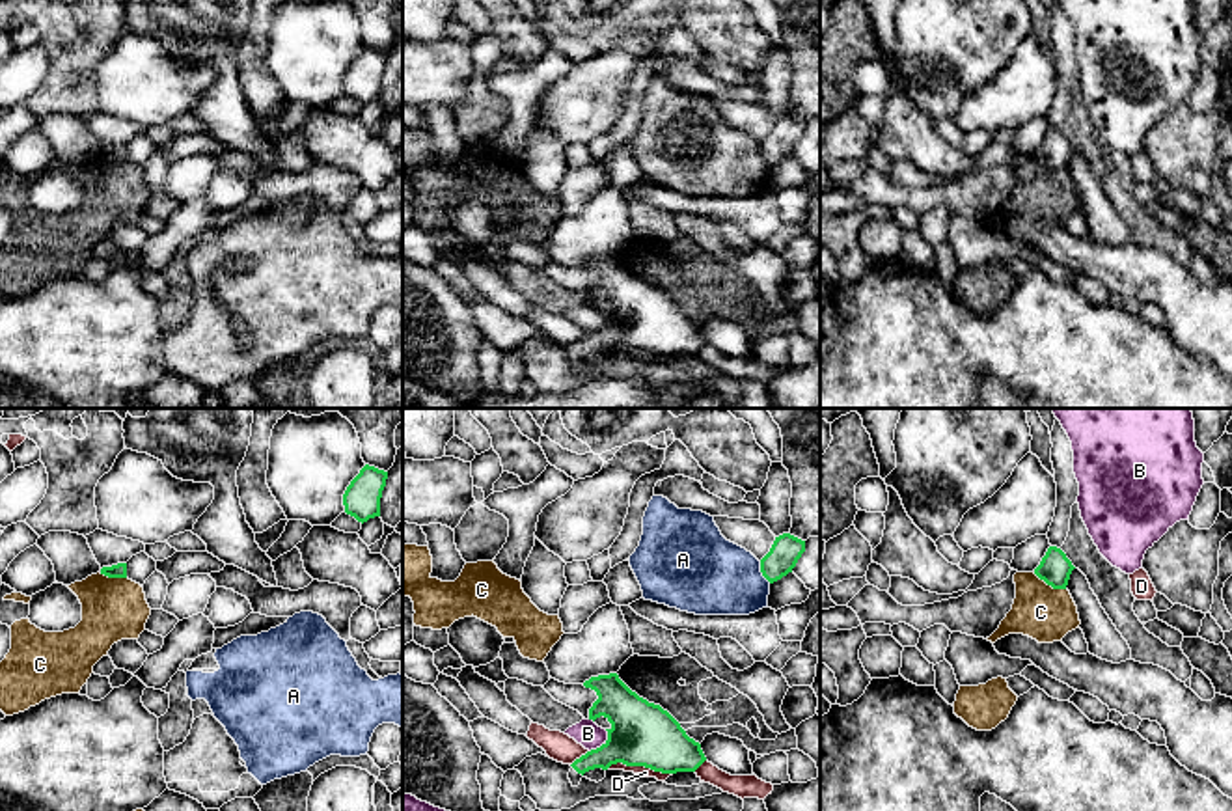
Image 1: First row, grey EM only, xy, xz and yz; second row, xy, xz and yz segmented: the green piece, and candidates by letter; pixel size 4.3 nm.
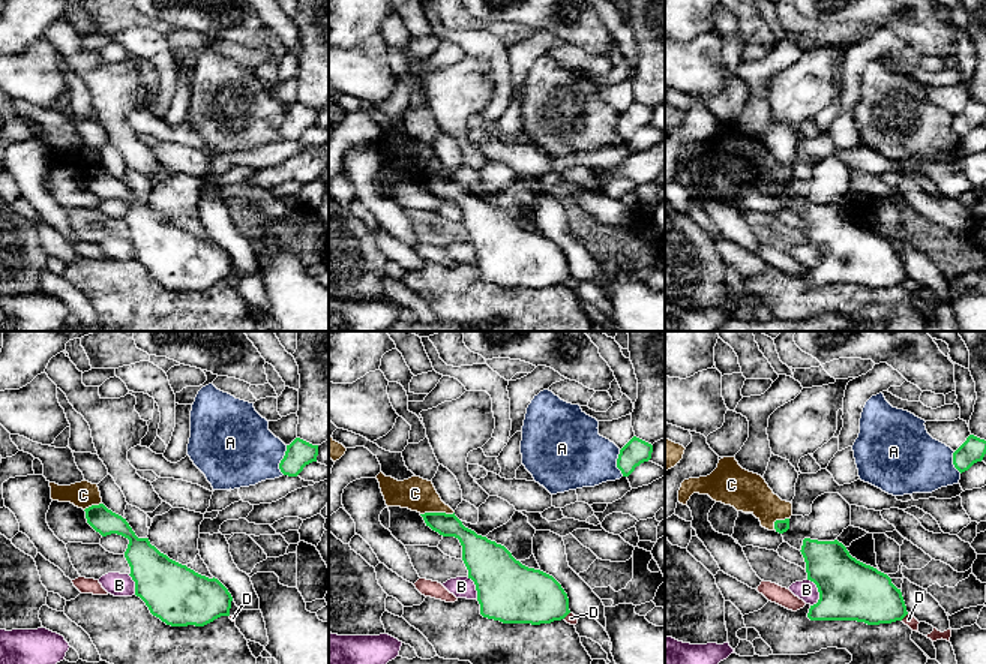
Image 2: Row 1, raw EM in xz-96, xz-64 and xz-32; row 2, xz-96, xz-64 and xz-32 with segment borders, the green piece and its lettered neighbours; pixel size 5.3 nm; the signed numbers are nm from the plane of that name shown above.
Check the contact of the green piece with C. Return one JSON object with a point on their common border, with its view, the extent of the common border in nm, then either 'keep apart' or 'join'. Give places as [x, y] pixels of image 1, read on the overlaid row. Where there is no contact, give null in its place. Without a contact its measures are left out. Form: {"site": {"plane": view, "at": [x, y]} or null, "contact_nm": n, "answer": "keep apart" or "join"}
{"site": {"plane": "yz", "at": [1050, 584]}, "contact_nm": 160, "answer": "keep apart"}

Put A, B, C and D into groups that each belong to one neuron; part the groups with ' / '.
A / B / C / D

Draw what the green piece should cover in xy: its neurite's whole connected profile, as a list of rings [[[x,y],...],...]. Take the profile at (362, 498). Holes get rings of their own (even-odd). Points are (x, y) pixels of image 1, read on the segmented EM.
[[[365,464],[343,494],[345,513],[358,522],[380,516],[380,498],[388,472]]]

